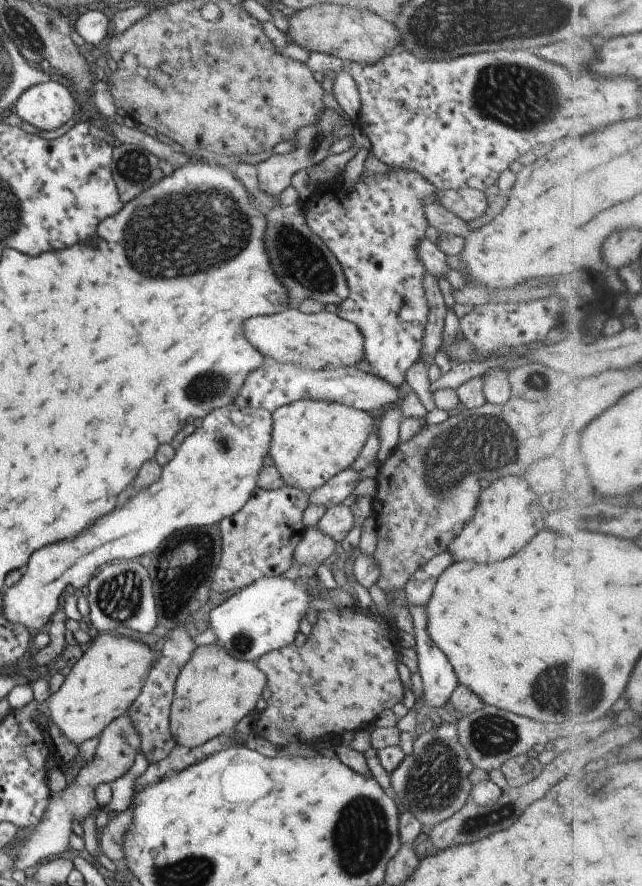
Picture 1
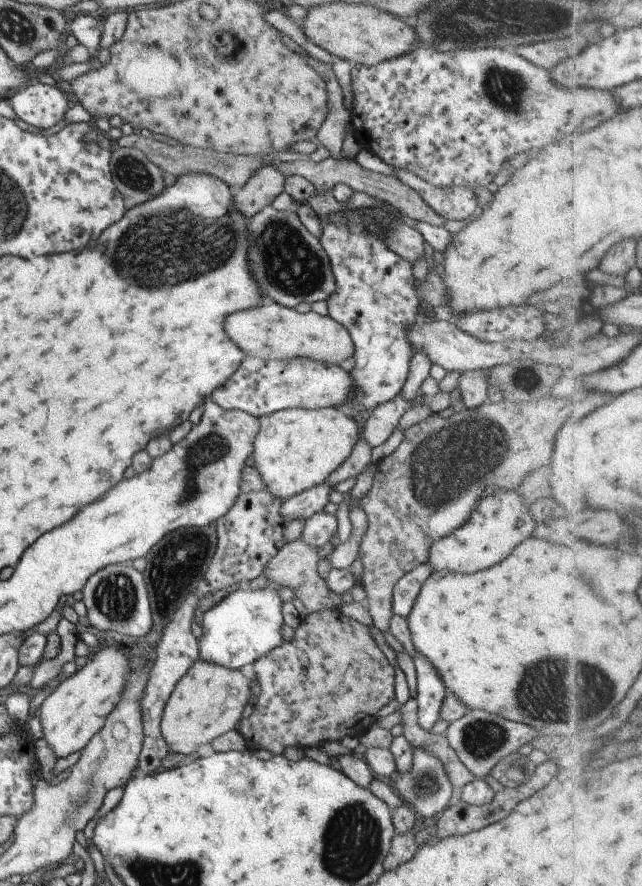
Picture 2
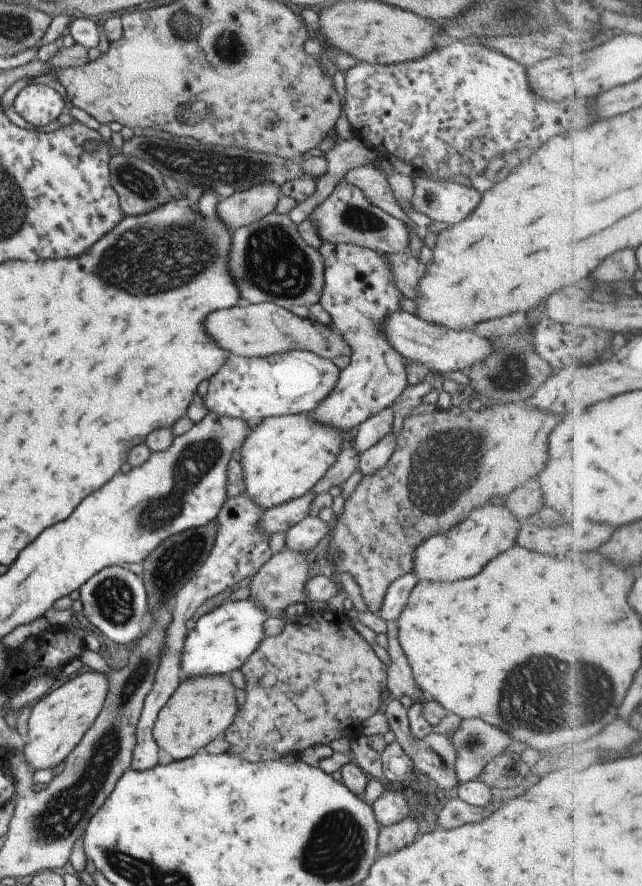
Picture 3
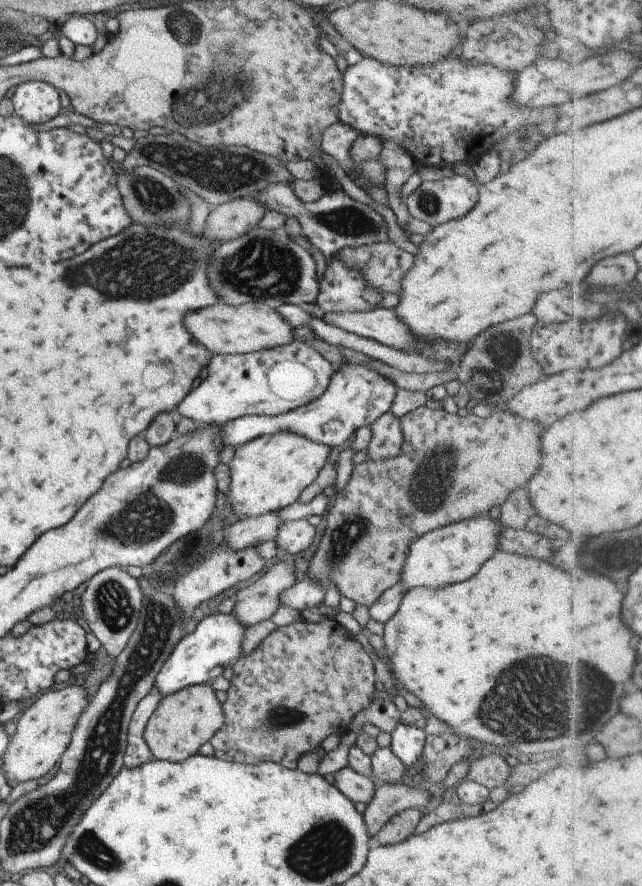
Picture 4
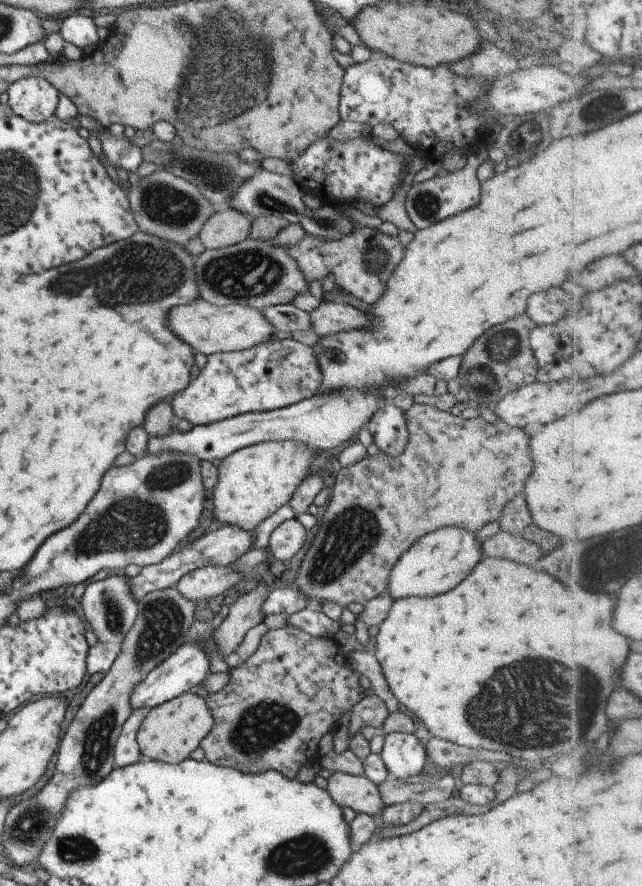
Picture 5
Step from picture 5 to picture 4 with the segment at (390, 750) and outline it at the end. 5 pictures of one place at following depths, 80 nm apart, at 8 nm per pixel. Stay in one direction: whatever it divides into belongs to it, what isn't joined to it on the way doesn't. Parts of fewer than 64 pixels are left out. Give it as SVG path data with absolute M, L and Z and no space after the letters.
M399 723L390 734L391 743L388 747L408 768L419 758L421 749L425 746L425 735L422 729Z

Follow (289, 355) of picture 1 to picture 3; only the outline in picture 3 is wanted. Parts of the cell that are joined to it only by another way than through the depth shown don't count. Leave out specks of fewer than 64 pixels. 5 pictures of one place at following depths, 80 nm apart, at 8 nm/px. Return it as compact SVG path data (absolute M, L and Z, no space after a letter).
M272 302L251 303L219 309L212 312L205 320L205 330L229 355L240 357L266 357L280 355L293 349L309 351L324 359L335 356L349 356L350 346L340 331L331 324L311 322L309 317L299 318L289 309L281 308Z

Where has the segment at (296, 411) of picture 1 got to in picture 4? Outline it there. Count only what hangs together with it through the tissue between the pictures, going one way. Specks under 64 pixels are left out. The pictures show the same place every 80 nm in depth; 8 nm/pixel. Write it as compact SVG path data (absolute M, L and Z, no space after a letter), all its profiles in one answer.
M291 431L253 437L237 446L228 462L231 484L225 495L225 505L235 511L238 518L254 517L289 506L313 482L327 460L331 460L330 452L326 444Z

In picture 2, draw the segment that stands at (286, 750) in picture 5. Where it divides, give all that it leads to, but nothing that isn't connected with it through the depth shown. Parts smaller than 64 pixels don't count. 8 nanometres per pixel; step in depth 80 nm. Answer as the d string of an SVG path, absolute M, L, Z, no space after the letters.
M324 609L305 615L295 637L255 659L254 676L261 688L257 703L248 718L236 725L248 747L268 750L281 755L287 746L298 749L316 747L319 742L339 741L344 736L358 737L376 720L375 714L394 699L393 667L381 653L369 633L369 627L351 617L343 617L340 609Z

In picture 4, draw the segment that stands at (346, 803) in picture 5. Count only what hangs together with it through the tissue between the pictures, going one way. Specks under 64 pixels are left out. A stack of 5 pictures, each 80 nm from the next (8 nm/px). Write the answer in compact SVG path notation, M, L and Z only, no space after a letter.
M344 766L333 773L335 786L342 792L353 804L365 802L366 804L373 796L376 781L363 774L355 772L351 767Z

